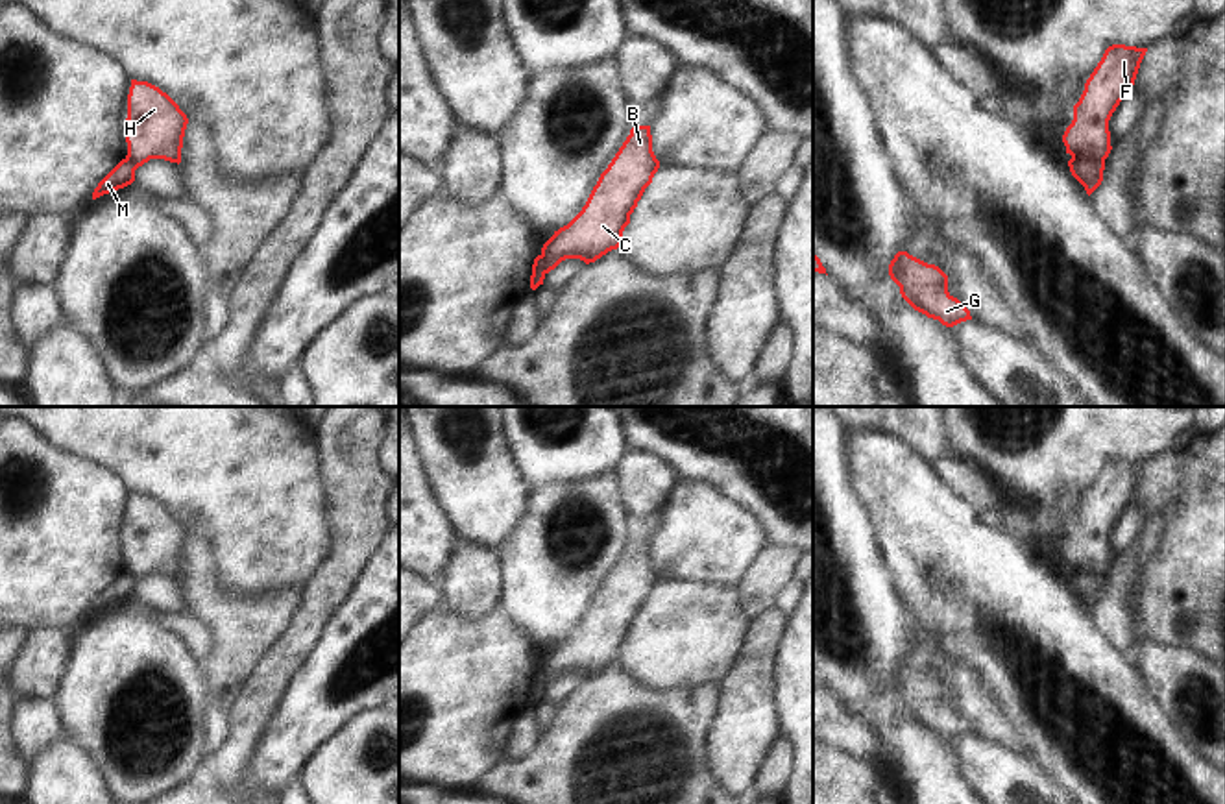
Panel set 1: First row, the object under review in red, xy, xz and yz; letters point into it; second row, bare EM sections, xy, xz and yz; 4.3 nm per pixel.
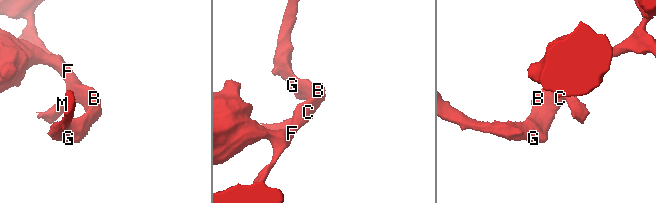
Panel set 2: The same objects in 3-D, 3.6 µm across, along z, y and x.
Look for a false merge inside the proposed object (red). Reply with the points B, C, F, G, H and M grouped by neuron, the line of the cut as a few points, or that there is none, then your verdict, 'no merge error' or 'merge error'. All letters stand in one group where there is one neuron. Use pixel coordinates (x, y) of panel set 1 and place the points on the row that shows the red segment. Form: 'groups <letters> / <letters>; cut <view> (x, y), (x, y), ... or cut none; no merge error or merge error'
groups B C F G H / M; cut yz (1103, 159), (1079, 159), (1070, 167); merge error

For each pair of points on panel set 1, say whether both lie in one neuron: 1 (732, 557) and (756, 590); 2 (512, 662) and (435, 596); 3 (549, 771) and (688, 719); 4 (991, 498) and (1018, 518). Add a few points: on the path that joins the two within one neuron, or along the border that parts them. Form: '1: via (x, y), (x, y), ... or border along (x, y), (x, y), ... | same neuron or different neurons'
1: border along (769, 542), (738, 586) | different neurons
2: border along (444, 605), (431, 612), (418, 627) | different neurons
3: via (584, 740), (619, 712), (653, 712) | same neuron
4: border along (1006, 498), (998, 511) | different neurons

